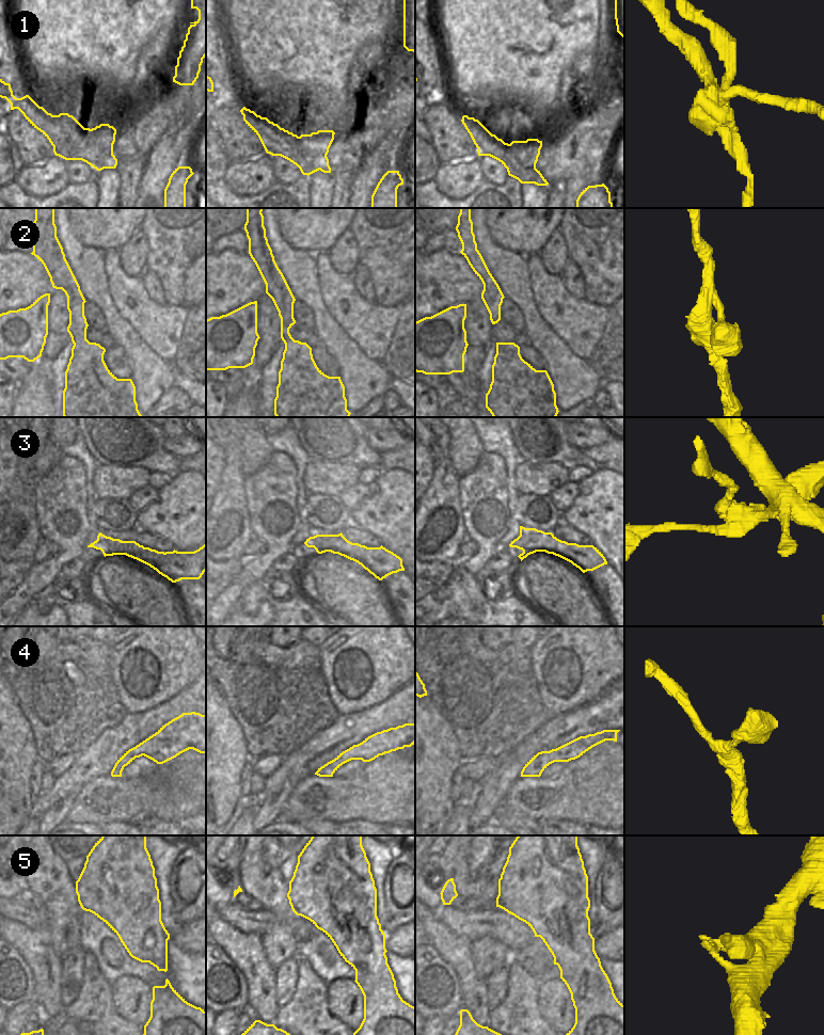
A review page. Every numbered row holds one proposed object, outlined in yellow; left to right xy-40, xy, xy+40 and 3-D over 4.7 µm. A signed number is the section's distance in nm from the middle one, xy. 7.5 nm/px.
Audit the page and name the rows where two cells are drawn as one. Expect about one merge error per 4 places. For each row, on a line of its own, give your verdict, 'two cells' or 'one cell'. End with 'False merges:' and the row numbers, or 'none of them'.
1: two cells
2: one cell
3: two cells
4: one cell
5: one cell
False merges: 1, 3

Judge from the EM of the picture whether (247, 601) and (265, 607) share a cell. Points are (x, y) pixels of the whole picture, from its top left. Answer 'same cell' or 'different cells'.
different cells

